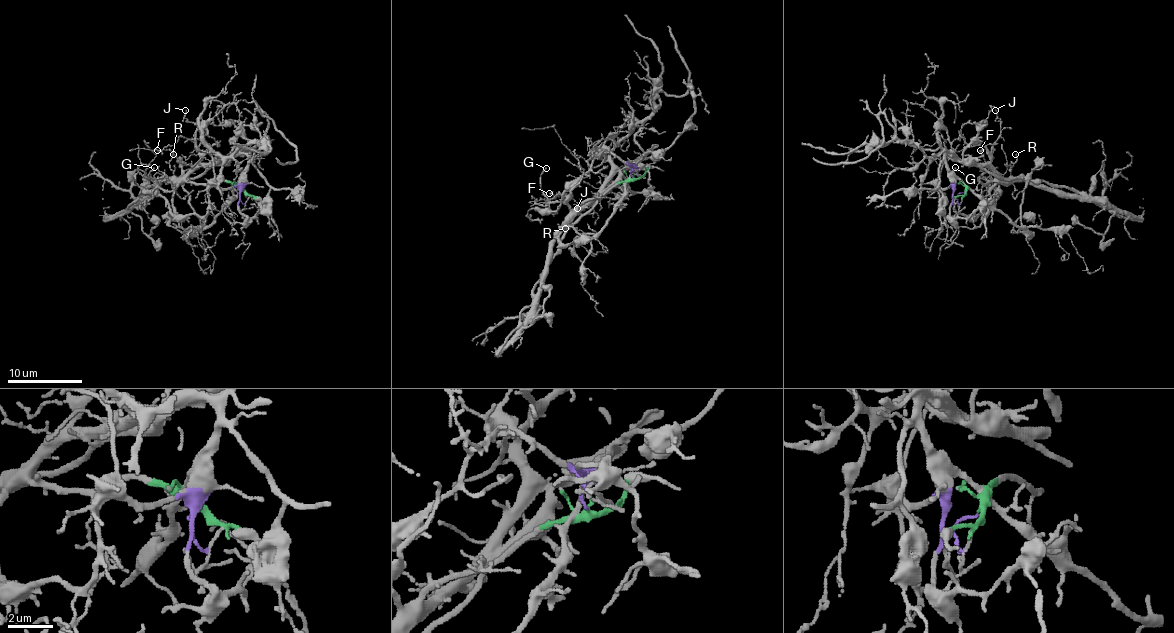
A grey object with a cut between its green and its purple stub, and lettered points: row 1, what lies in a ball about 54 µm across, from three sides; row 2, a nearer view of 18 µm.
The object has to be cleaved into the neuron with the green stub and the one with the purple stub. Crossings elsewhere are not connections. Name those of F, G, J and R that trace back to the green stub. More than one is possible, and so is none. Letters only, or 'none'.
F, G, J, R

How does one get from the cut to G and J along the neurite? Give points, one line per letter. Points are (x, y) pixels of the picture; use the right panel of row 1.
G: (964, 191), (972, 180), (981, 184), (996, 182), (989, 191), (989, 184), (983, 178), (964, 176), (955, 167)
J: (964, 191), (972, 180), (985, 184), (994, 178), (990, 146), (1002, 122), (994, 109)

